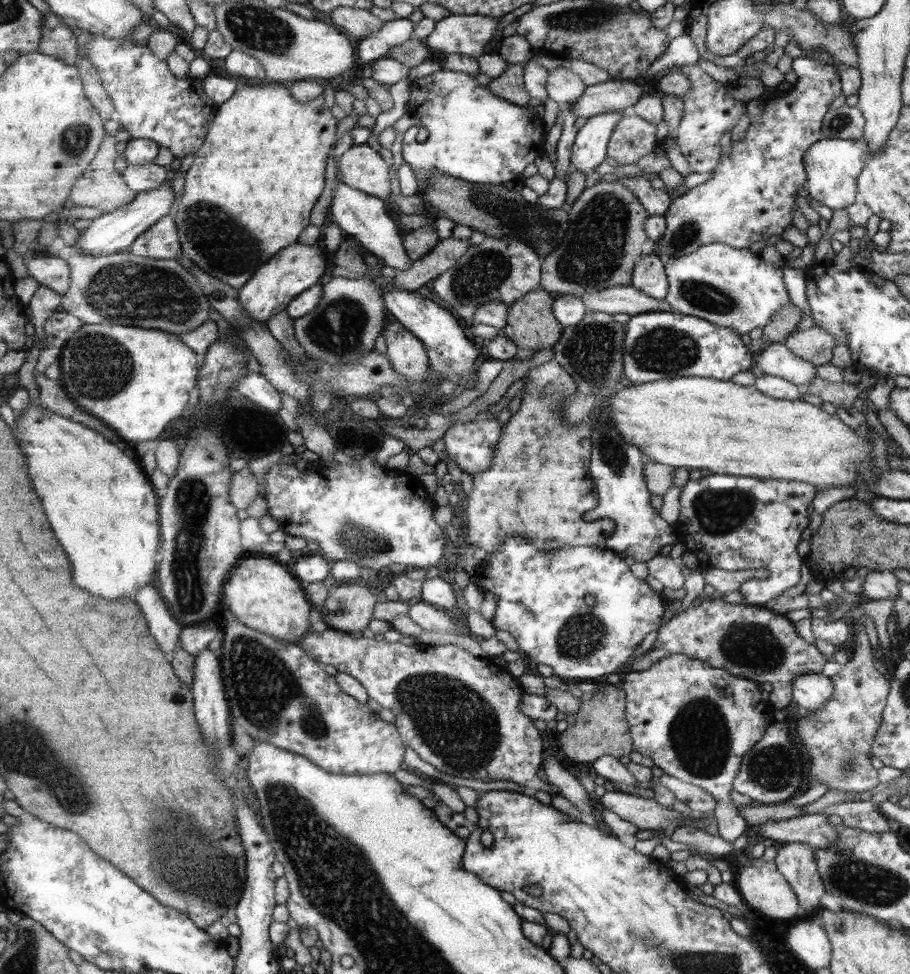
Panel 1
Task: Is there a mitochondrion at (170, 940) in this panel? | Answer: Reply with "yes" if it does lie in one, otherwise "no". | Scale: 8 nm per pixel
no

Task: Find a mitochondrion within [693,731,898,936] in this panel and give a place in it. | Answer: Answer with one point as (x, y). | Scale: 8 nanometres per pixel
(775, 768)

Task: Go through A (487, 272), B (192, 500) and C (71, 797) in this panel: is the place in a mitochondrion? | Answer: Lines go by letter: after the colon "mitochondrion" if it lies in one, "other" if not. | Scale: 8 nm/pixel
A: mitochondrion
B: mitochondrion
C: mitochondrion

